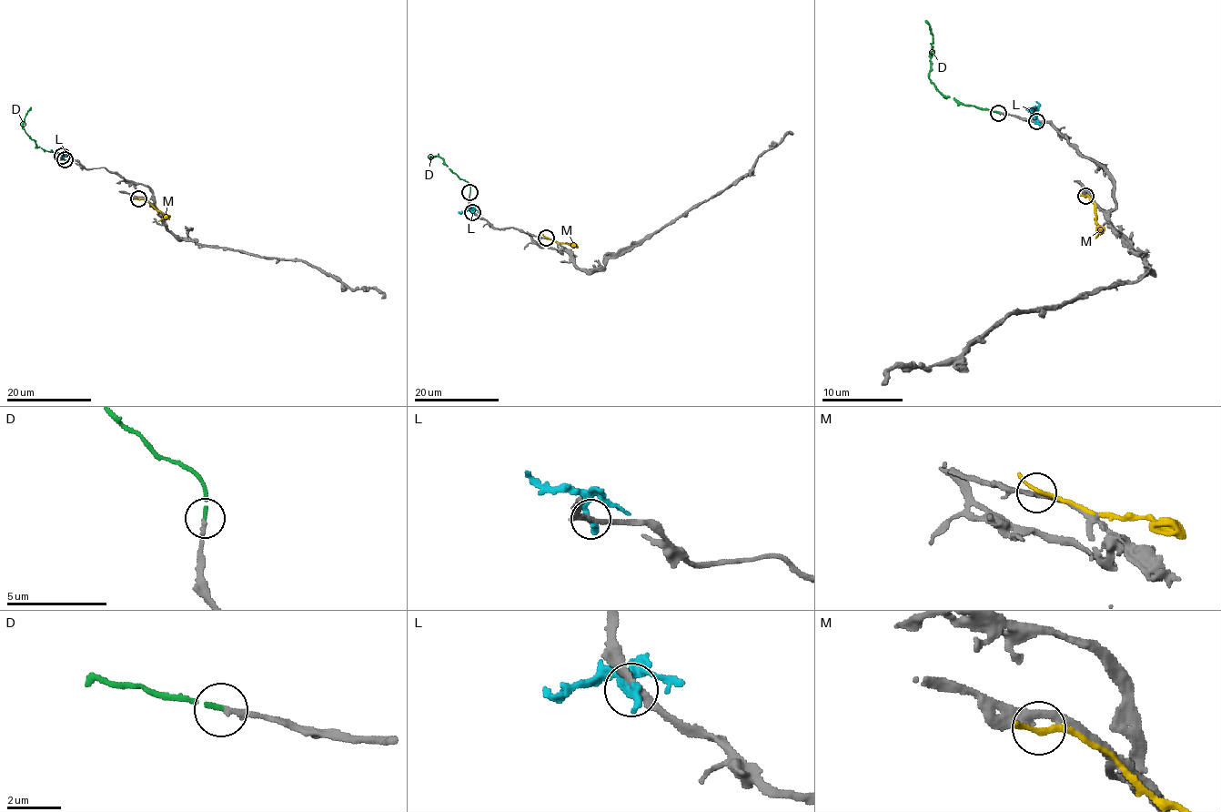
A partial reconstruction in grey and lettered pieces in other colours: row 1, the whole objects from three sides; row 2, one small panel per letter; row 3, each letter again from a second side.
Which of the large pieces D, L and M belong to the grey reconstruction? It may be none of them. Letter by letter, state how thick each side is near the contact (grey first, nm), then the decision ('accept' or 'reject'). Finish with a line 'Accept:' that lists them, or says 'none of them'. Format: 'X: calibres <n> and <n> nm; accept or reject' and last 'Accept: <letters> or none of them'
D: calibres 220 and 140 nm; accept
L: calibres 280 and 400 nm; reject
M: calibres 240 and 190 nm; reject
Accept: D

